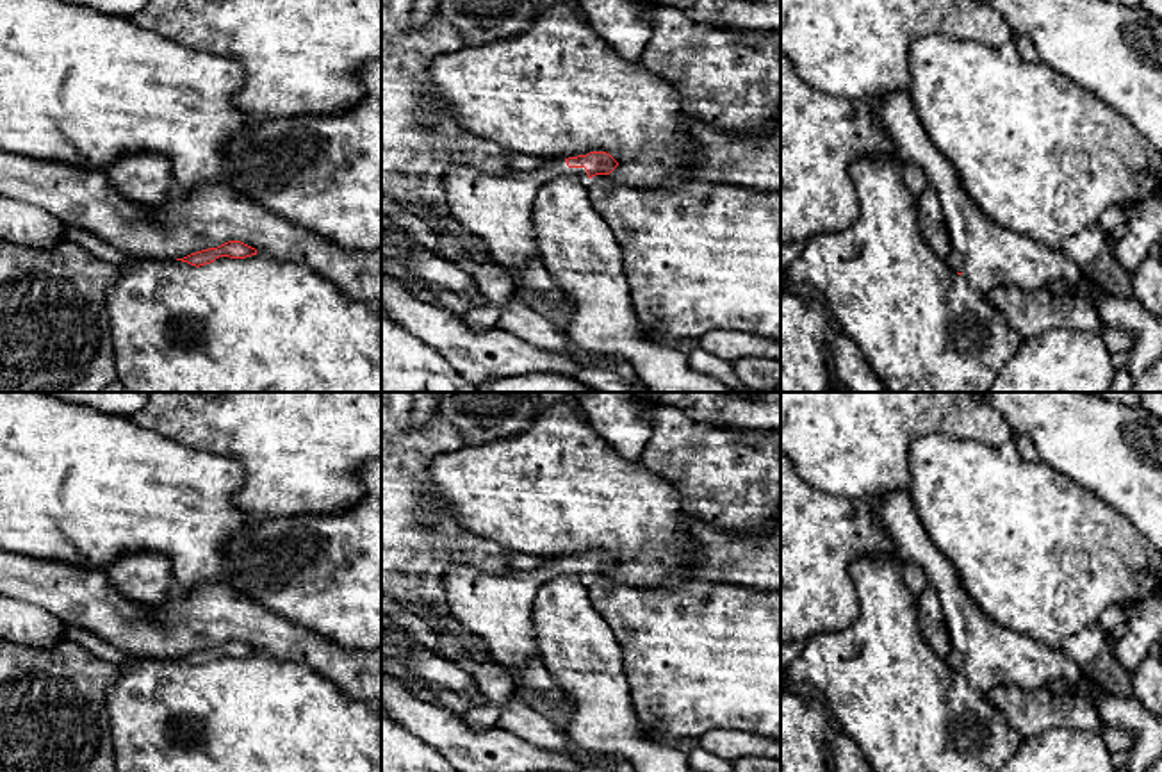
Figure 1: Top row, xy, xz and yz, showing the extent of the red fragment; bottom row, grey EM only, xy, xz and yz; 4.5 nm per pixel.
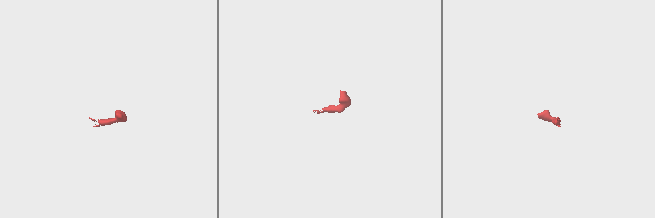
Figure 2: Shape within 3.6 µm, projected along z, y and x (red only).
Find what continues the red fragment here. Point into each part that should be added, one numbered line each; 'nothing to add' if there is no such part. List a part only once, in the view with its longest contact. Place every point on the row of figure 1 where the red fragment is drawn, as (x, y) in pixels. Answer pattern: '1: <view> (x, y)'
1: xz (498, 209)

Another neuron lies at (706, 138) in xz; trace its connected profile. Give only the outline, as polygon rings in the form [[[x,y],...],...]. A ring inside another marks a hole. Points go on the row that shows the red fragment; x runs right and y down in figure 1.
[[[781,116],[768,130],[729,134],[690,121],[688,136],[700,159],[684,168],[690,180],[736,184],[752,191],[781,191]]]

